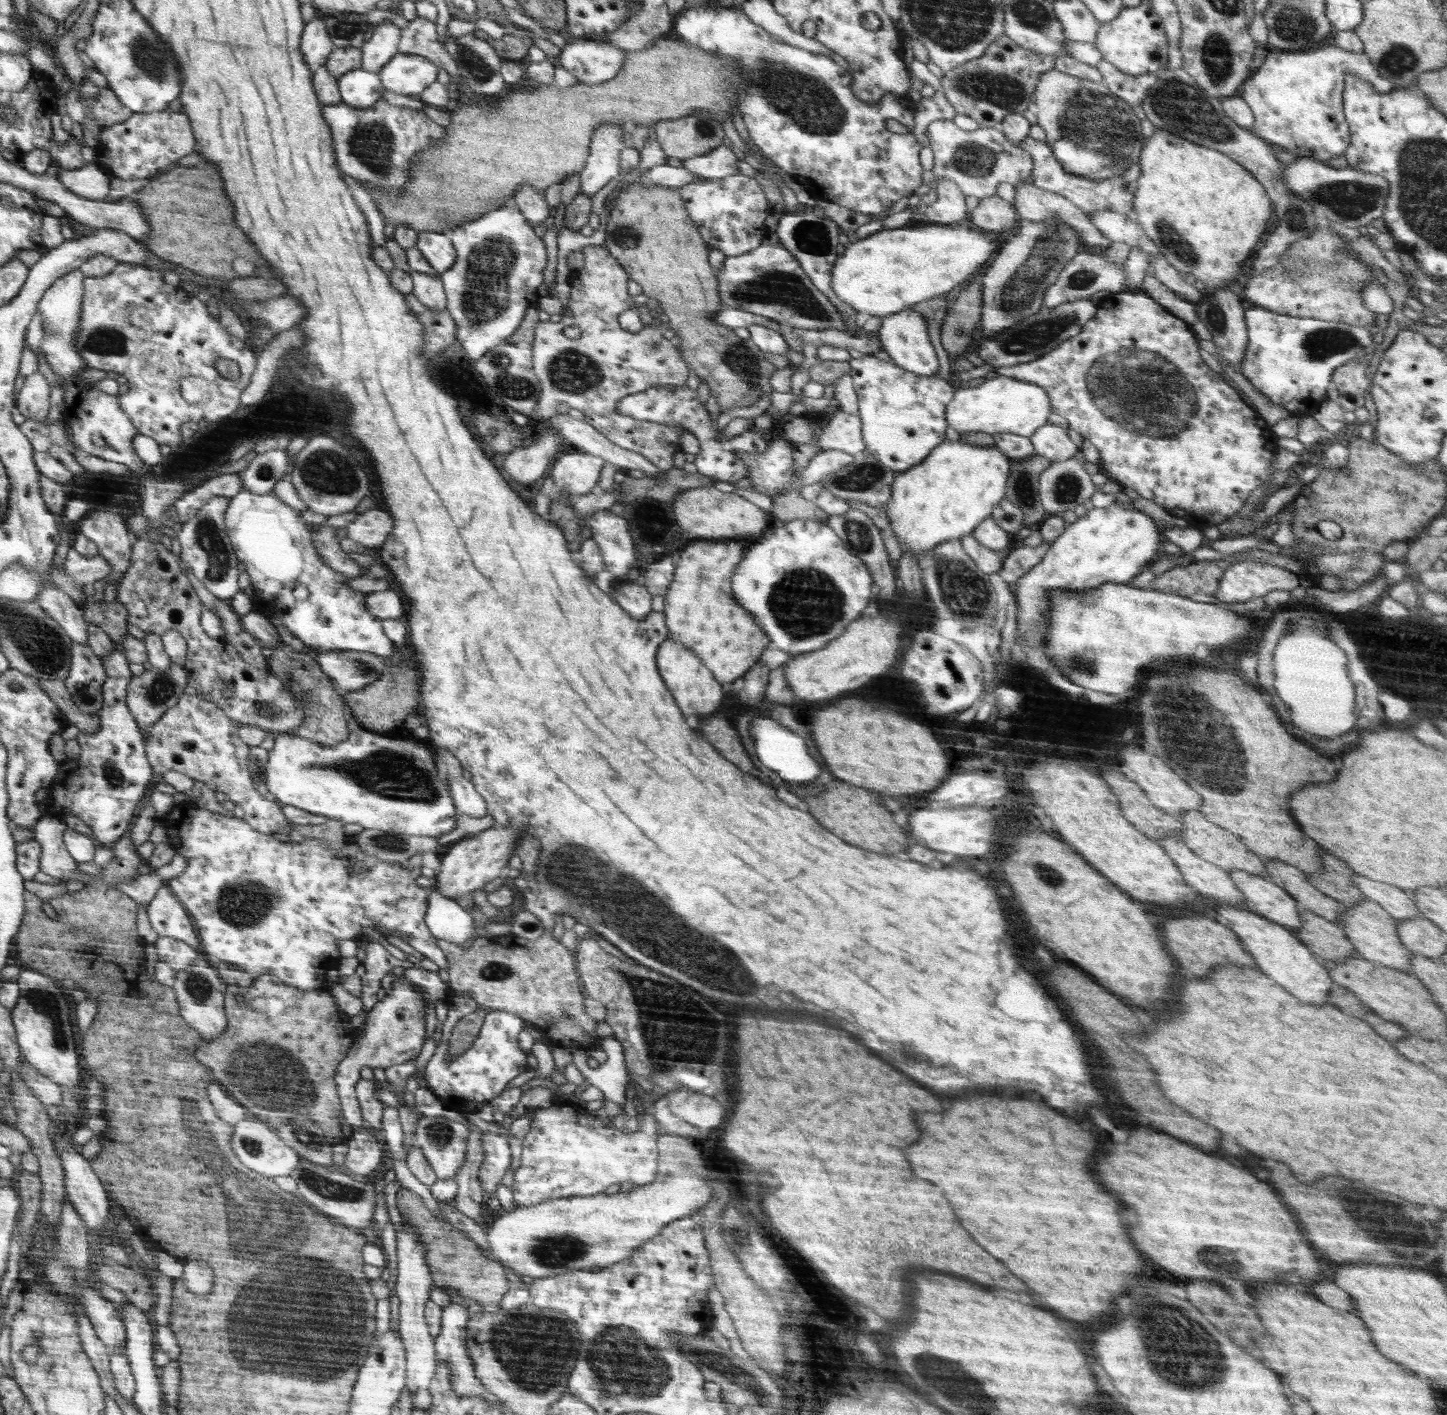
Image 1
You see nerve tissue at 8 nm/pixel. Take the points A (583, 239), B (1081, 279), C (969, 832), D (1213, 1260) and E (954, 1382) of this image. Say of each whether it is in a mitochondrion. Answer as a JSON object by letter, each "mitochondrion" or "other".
{"A":"other","B":"mitochondrion","C":"other","D":"mitochondrion","E":"mitochondrion"}

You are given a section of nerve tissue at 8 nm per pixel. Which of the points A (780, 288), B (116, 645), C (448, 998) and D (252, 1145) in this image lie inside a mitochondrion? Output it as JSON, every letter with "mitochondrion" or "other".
{"A":"mitochondrion","B":"other","C":"other","D":"mitochondrion"}

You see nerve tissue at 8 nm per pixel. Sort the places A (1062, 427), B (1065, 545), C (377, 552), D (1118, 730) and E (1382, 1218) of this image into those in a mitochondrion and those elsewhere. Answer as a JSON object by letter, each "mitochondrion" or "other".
{"A":"other","B":"other","C":"other","D":"other","E":"mitochondrion"}

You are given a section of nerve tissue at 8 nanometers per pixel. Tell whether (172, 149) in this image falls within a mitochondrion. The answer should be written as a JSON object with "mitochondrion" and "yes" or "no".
{"mitochondrion":"no"}

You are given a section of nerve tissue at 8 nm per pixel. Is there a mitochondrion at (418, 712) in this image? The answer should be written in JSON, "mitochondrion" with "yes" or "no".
{"mitochondrion":"no"}

